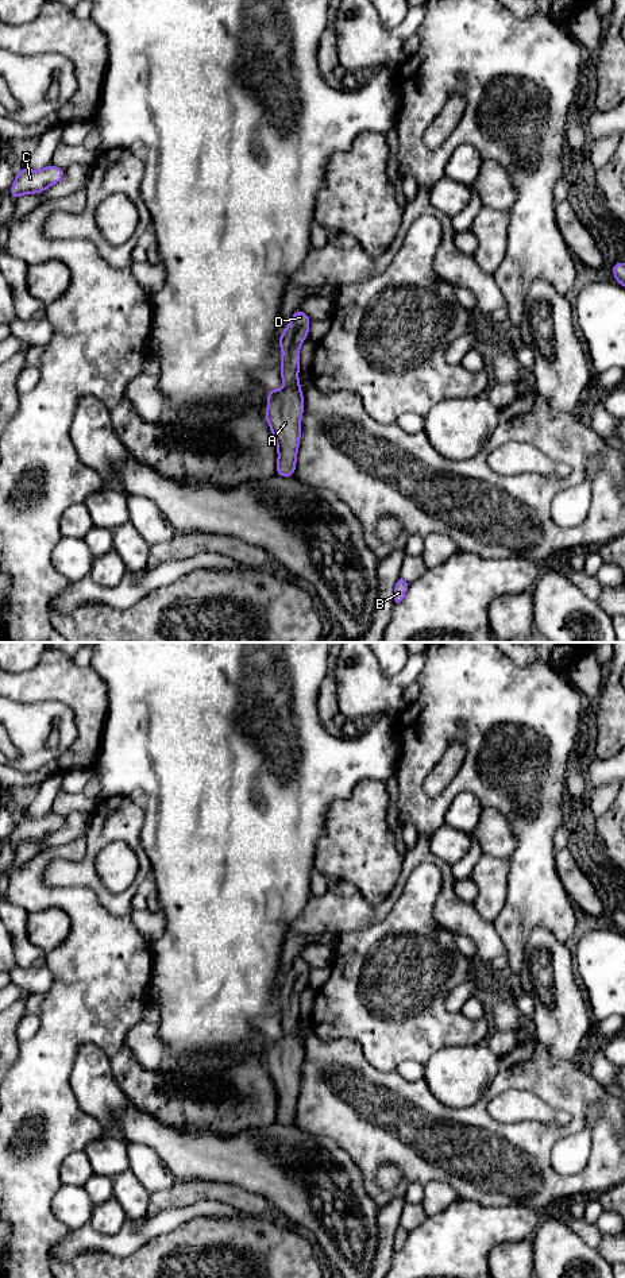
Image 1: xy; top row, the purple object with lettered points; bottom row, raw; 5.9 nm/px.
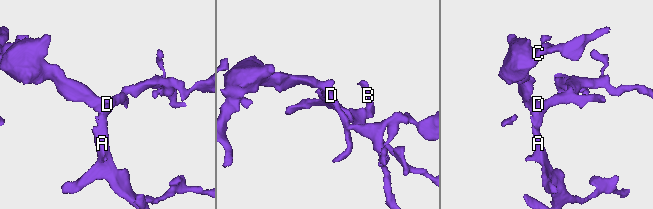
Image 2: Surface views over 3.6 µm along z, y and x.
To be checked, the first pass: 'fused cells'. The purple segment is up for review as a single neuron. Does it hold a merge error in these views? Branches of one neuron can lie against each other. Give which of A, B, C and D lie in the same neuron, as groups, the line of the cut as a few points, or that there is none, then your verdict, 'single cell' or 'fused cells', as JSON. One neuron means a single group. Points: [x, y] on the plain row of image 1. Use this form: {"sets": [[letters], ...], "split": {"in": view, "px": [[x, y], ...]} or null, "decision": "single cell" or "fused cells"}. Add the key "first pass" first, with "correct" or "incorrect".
{"first pass": "incorrect", "sets": [["A", "B", "C", "D"]], "split": null, "decision": "single cell"}

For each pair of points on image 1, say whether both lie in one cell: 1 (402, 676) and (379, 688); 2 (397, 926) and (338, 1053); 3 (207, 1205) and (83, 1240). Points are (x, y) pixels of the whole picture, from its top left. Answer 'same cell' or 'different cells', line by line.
1: same cell
2: different cells
3: same cell

